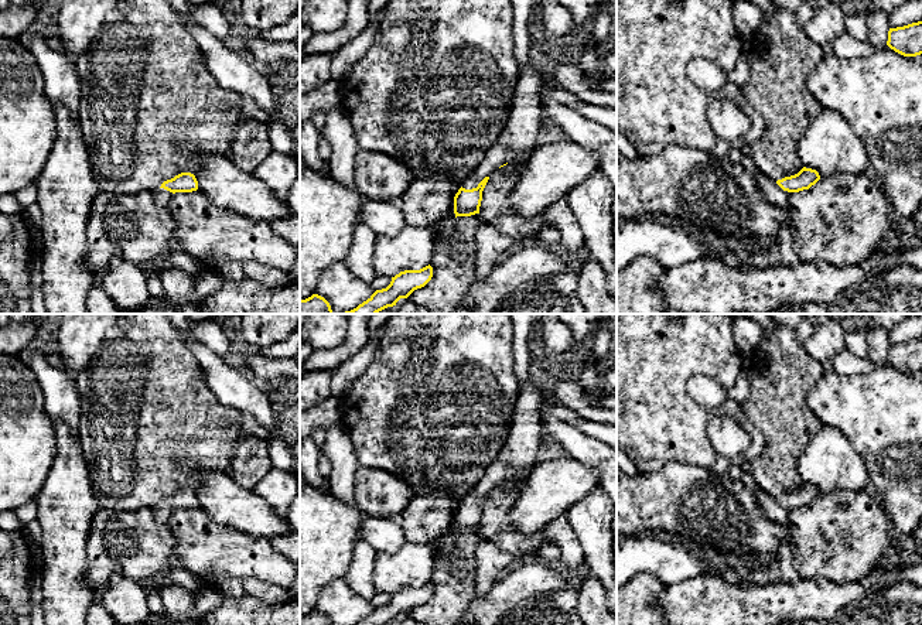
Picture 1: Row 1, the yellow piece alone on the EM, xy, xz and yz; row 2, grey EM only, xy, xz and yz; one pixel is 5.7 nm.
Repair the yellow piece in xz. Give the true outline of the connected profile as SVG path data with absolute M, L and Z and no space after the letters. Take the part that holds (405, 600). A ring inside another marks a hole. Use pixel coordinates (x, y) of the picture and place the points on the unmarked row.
M428 581L420 587L404 587L392 594L386 605L376 607L366 618L356 625L387 625L396 622L400 615L407 615L414 607L424 604L433 594L433 584Z

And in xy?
M181 489L161 501L158 506L151 508L158 522L167 523L175 509L192 509L198 506L198 498L191 489Z

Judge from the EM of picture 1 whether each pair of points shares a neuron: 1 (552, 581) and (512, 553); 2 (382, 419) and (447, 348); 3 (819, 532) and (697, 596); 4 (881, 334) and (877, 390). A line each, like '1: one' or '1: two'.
1: two
2: one
3: two
4: two

